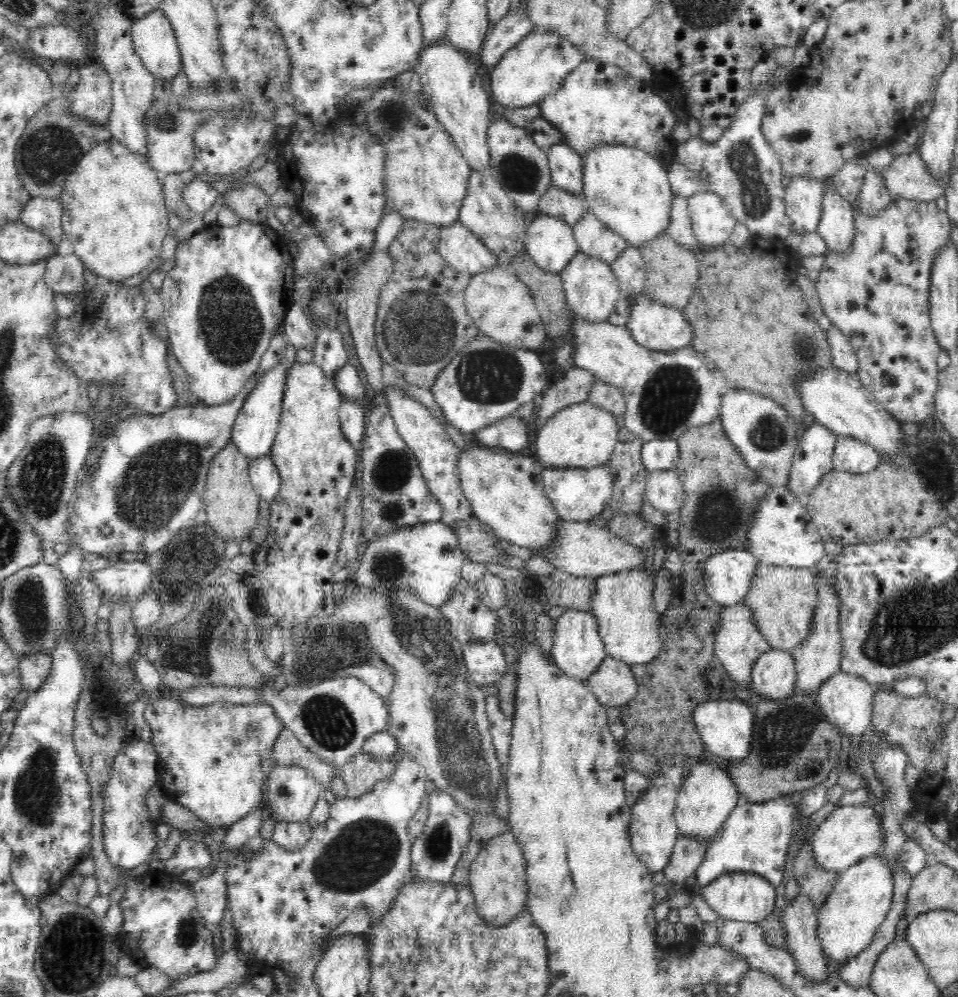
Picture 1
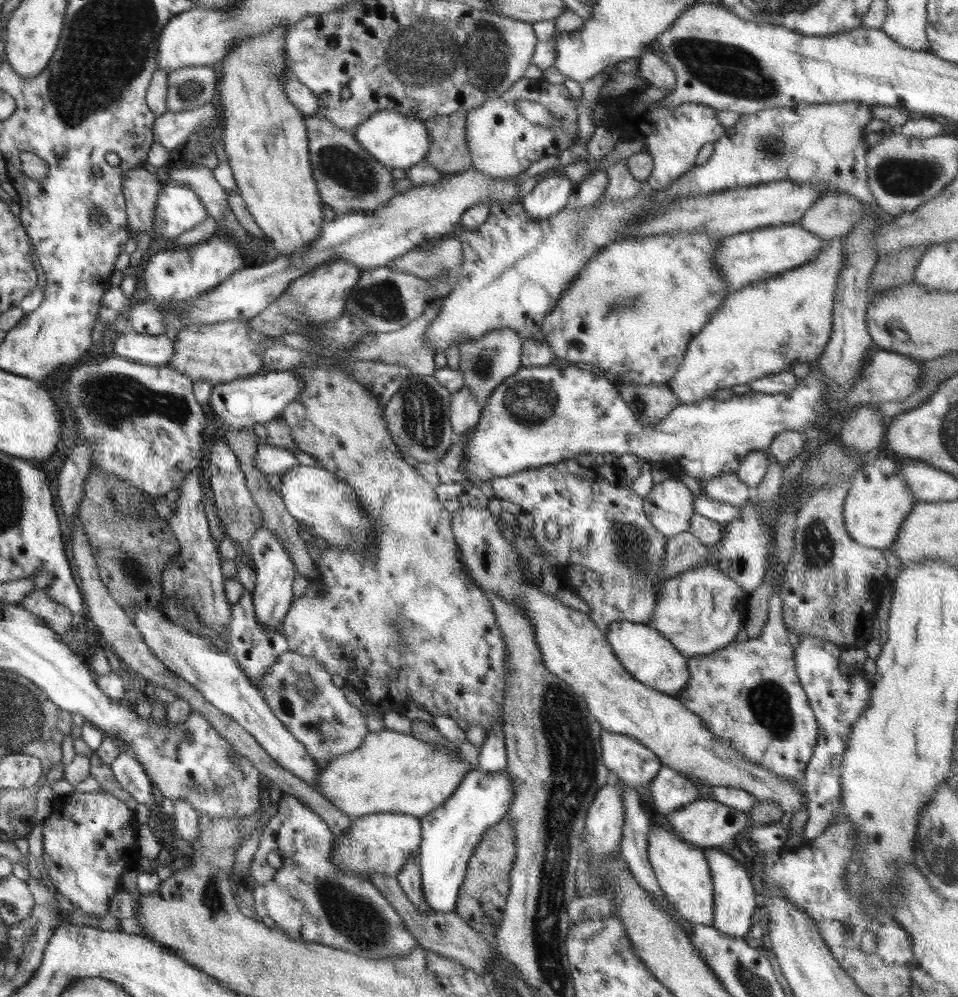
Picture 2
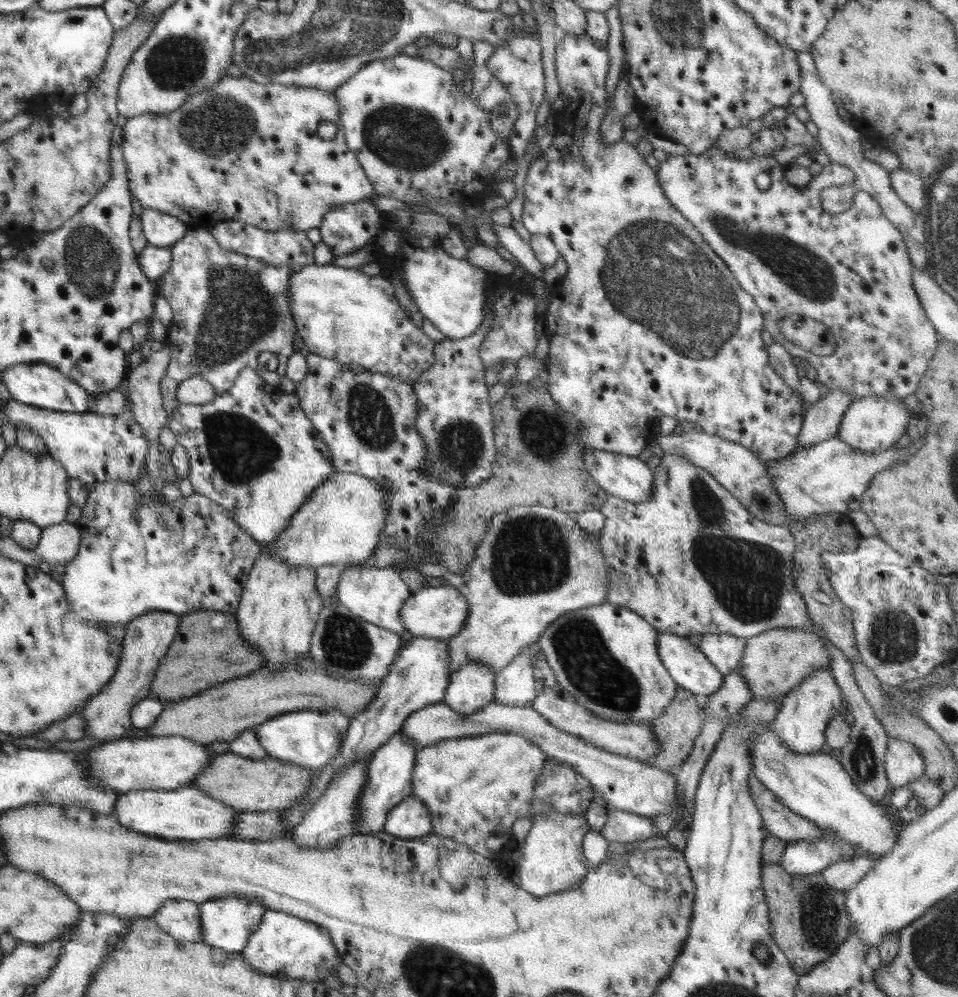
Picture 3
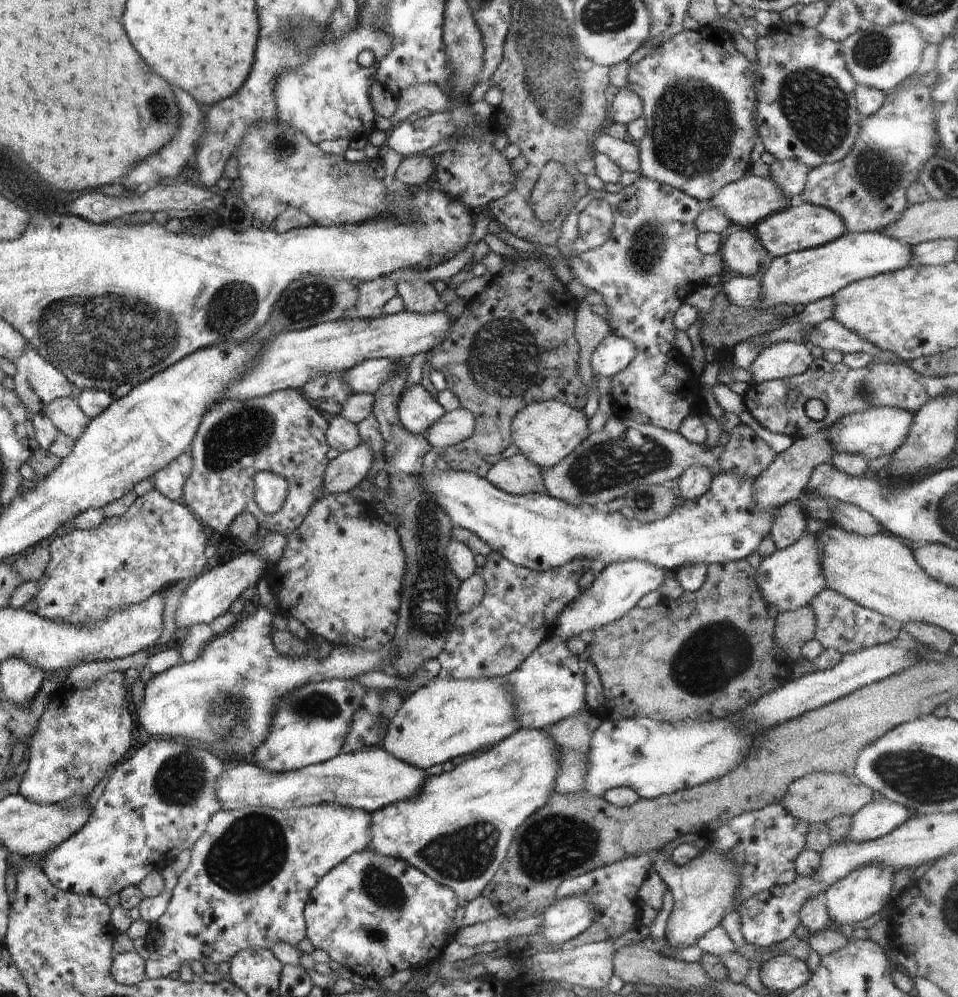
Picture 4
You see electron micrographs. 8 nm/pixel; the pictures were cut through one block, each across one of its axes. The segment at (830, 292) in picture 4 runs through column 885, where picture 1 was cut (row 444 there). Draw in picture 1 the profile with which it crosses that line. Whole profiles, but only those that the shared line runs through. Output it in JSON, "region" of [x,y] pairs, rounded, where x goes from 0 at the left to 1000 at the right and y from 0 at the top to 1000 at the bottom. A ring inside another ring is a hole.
{"region":[[[310,349],[310,355],[307,359],[300,361],[294,366],[289,366],[281,373],[278,373],[269,383],[267,389],[259,395],[259,399],[255,401],[255,405],[251,414],[246,418],[242,431],[242,444],[248,448],[248,451],[258,457],[259,461],[263,459],[271,459],[281,457],[284,447],[287,445],[291,433],[291,425],[294,415],[294,402],[296,397],[297,383],[301,373],[305,371],[305,367],[309,365],[326,365],[328,364],[327,349]]]}

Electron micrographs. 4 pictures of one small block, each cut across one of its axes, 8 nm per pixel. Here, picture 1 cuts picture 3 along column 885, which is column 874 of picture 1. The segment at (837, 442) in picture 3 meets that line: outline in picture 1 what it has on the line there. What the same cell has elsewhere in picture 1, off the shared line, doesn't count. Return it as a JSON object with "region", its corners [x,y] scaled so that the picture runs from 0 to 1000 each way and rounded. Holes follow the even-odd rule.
{"region":[[[876,437],[871,447],[870,469],[891,475],[910,473],[921,463],[920,455],[890,438]]]}

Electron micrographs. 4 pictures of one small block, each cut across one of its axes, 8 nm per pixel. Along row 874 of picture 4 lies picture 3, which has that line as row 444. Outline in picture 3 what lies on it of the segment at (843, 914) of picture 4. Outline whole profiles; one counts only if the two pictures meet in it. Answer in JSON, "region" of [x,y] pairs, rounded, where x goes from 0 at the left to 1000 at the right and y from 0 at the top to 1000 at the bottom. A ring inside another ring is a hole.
{"region":[[[903,397],[886,405],[873,437],[897,453],[925,451],[946,435],[952,414],[954,413],[944,406],[942,398]]]}

